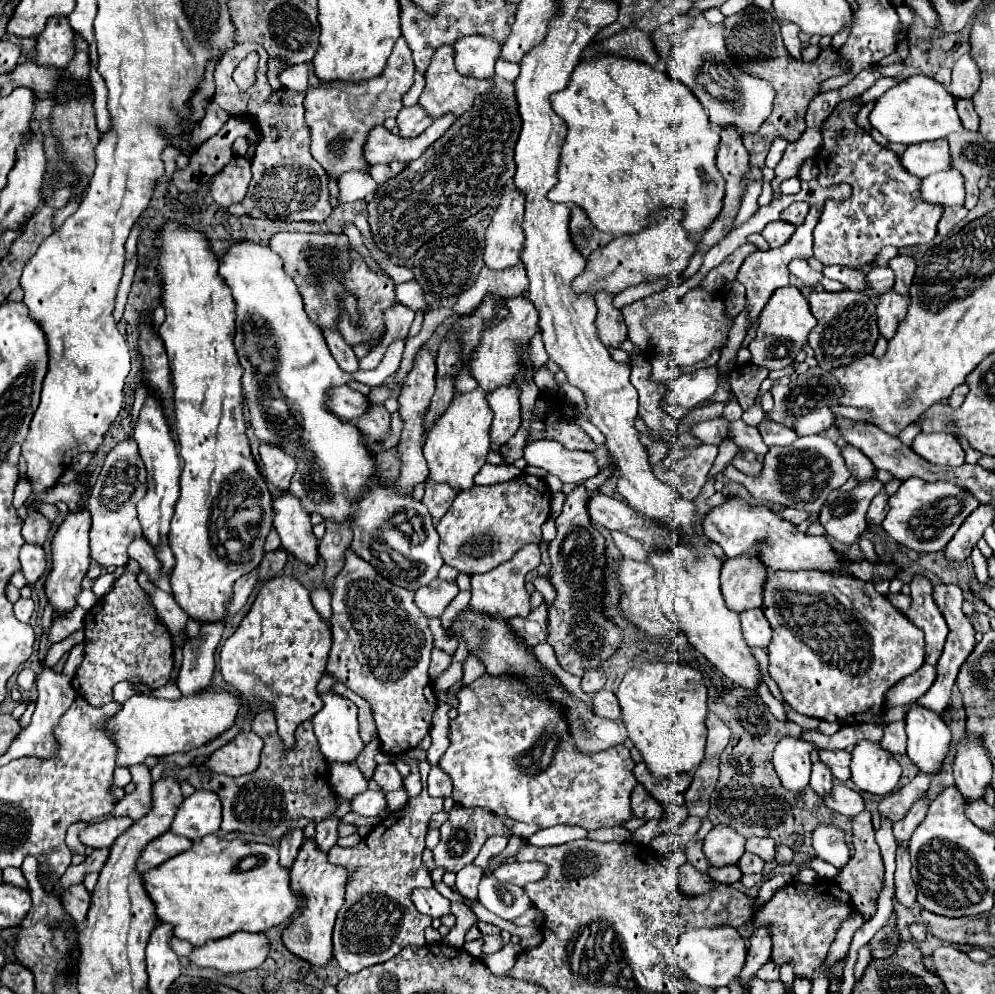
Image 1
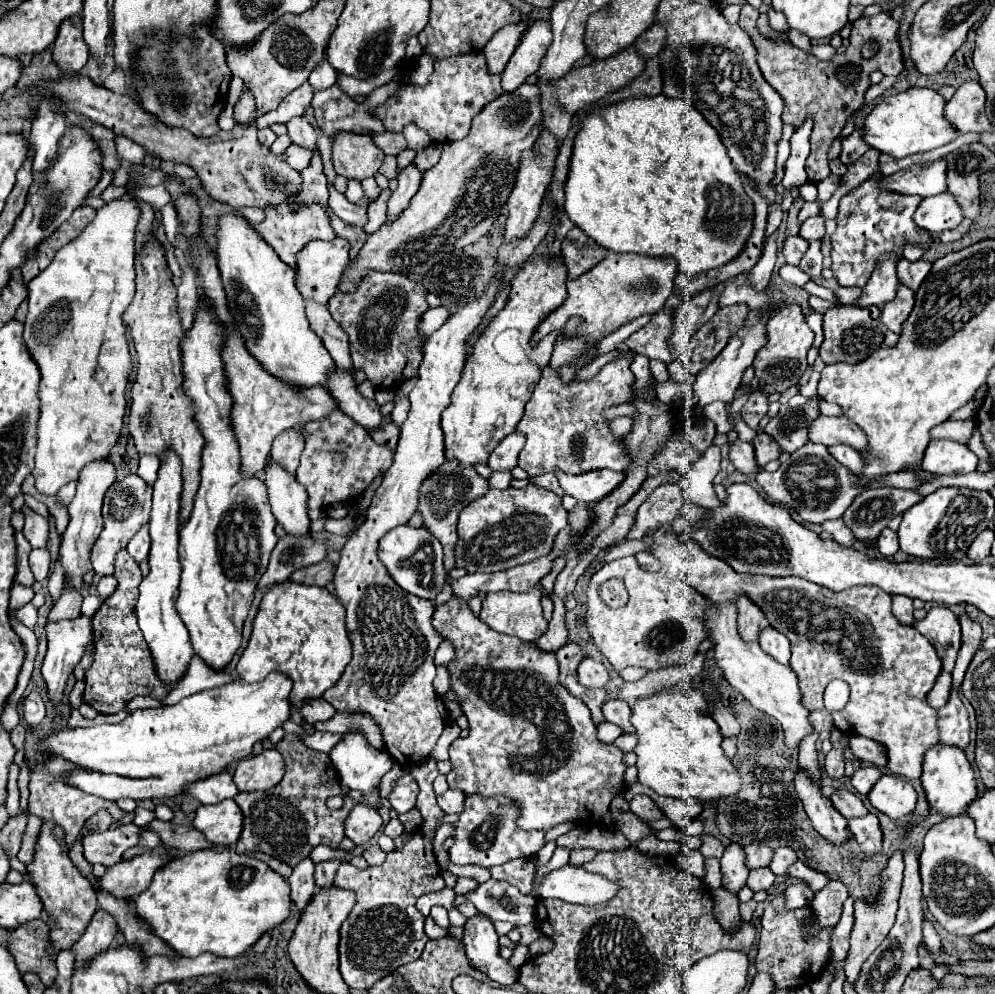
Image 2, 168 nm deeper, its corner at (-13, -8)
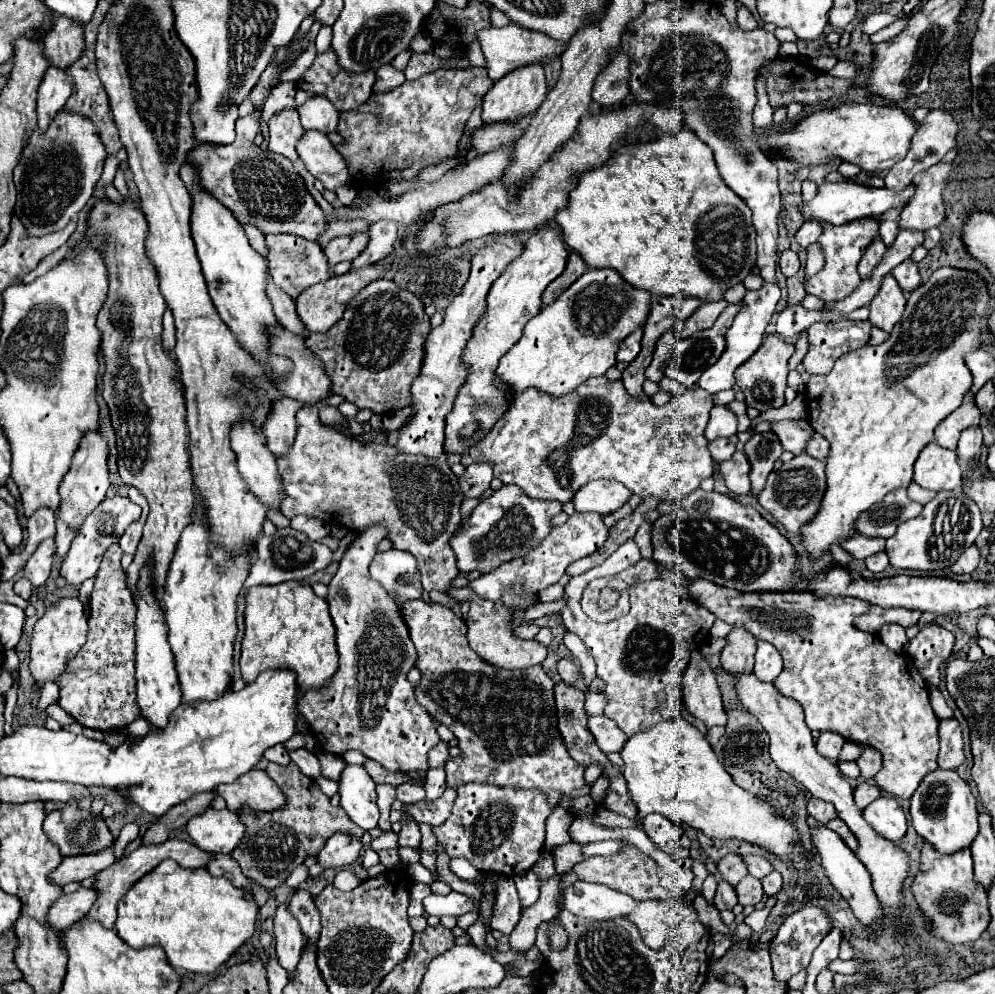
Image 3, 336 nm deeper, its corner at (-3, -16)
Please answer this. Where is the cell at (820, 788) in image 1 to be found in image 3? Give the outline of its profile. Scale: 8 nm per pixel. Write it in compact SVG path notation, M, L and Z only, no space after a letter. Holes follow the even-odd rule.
M822 732L818 742L816 742L816 748L822 756L830 758L832 762L838 762L838 756L840 756L840 750L842 750L842 744L844 744L844 738L834 734L834 732Z

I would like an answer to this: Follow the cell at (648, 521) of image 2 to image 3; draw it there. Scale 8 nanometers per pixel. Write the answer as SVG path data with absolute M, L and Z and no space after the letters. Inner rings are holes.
M634 538L626 540L606 562L570 578L564 588L568 604L560 612L564 626L578 634L594 656L598 676L606 682L604 694L608 696L608 706L604 708L604 714L612 718L626 732L626 736L632 736L634 732L640 732L658 720L686 716L688 710L682 702L682 674L692 652L698 650L700 644L708 638L716 620L712 612L690 600L686 588L660 578L650 582L636 582L630 586L630 612L624 618L610 620L608 624L598 624L588 618L580 608L584 586L590 580L612 578L614 574L636 564L640 558L642 556Z

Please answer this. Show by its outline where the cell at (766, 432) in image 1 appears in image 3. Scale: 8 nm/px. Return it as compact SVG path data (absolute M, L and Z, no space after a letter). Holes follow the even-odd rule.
M736 450L732 460L722 462L720 472L732 494L750 492L750 462L742 450Z

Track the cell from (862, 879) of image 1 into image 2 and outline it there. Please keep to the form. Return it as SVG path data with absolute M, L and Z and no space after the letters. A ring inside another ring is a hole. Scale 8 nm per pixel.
M866 814L862 818L848 820L848 830L866 854L876 854L882 848L882 830L878 826L876 814Z

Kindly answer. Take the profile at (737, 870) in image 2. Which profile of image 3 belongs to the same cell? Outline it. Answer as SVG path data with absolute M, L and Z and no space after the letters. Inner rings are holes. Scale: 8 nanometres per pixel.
M720 880L716 896L714 896L714 906L718 910L726 910L726 908L732 908L736 902L738 902L736 900L736 888L730 886L726 880Z

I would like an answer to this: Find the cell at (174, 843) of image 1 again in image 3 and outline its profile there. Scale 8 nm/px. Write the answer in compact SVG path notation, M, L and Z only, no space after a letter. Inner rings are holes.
M88 886L88 888L78 888L72 894L62 896L60 900L56 900L56 904L50 908L48 912L48 922L52 926L56 926L58 930L70 928L74 926L78 920L82 920L86 916L86 912L92 908L92 904L96 902L98 892L96 886Z

